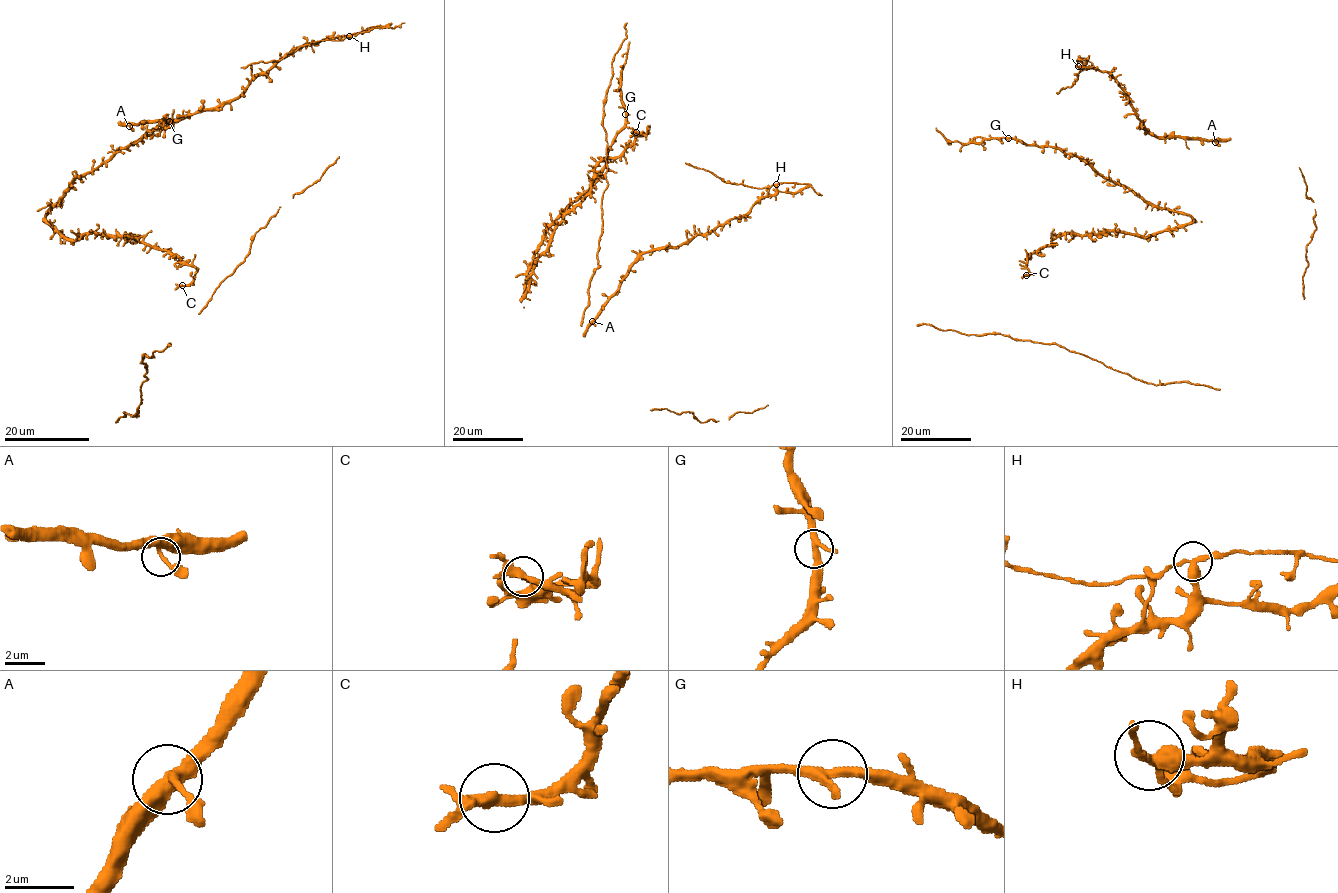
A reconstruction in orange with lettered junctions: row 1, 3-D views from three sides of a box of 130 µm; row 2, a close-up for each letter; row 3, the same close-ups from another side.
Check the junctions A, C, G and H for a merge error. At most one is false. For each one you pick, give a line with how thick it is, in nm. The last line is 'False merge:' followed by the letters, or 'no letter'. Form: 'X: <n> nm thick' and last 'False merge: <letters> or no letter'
H: 300 nm thick
False merge: H

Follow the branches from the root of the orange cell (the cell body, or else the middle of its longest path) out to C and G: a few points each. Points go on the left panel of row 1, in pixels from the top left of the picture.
C: (129, 237), (169, 250), (192, 265), (196, 270), (194, 278), (182, 285)
G: (129, 237), (85, 233), (68, 240), (45, 216), (76, 178), (93, 172), (147, 132), (160, 130), (169, 121)

